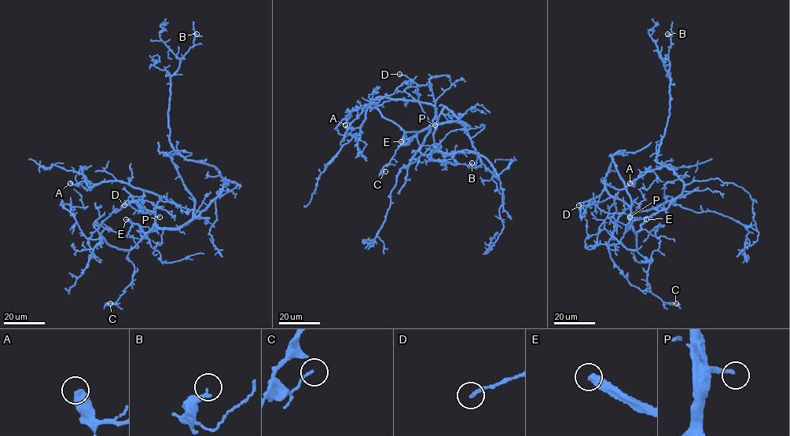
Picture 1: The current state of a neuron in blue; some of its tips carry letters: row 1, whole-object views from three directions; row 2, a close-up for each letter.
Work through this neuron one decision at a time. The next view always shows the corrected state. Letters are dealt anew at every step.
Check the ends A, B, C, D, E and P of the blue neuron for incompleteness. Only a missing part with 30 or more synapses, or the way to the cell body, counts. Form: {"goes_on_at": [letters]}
{"goes_on_at": ["E", "P"]}

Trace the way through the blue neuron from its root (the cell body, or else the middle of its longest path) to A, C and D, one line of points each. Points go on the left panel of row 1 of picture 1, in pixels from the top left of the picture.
A: (196, 218), (176, 228), (159, 228), (157, 195), (119, 181), (101, 181), (90, 189), (84, 181), (70, 183)
C: (196, 218), (176, 228), (152, 227), (127, 254), (134, 268), (132, 283), (115, 302), (110, 303)
D: (196, 218), (176, 228), (158, 227), (155, 206), (161, 198), (145, 190), (141, 200), (124, 205)

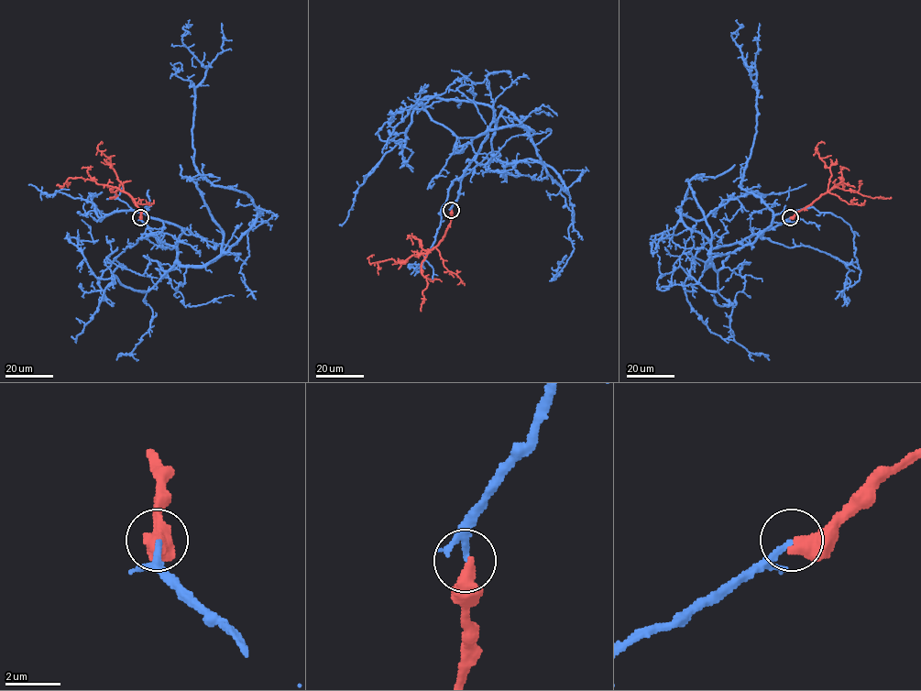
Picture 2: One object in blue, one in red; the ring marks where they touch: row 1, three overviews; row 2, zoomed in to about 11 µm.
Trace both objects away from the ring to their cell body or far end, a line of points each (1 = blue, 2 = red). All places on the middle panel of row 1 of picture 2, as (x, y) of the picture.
1: (451, 210), (487, 129), (521, 126), (567, 192), (542, 162), (502, 176), (518, 174), (500, 157)
2: (451, 211), (443, 238), (427, 253), (411, 256), (405, 262), (392, 258), (370, 264), (368, 257), (374, 255)

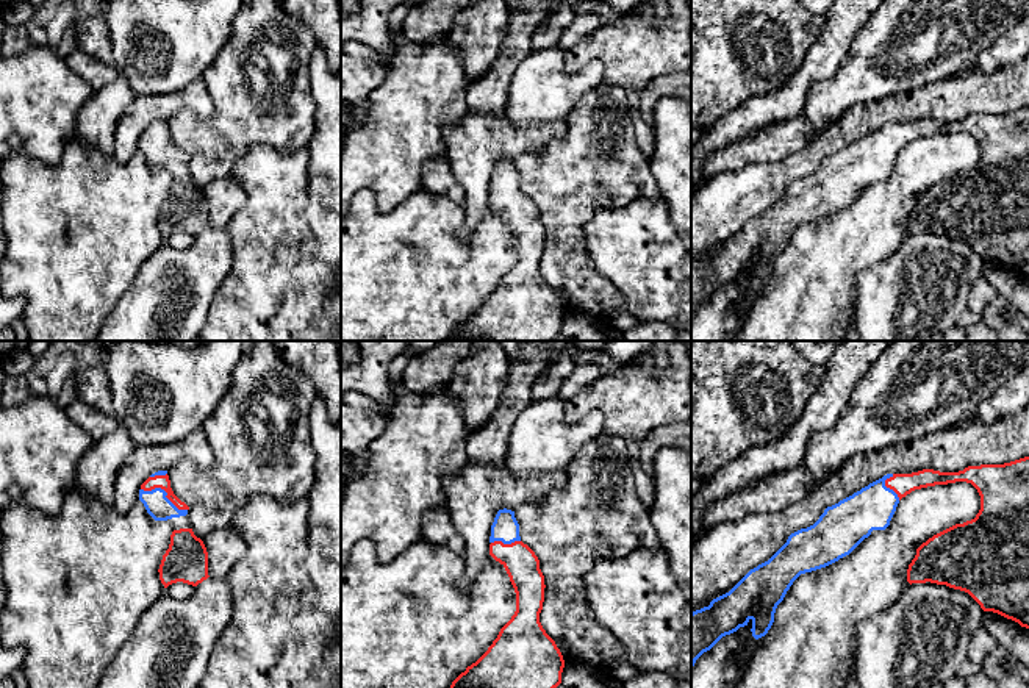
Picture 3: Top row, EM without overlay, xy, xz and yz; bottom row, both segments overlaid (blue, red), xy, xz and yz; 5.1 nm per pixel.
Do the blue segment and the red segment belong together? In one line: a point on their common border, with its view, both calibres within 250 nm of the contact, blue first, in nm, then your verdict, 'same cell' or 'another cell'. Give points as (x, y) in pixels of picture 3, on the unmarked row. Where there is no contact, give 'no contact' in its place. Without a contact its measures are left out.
contact xy (166, 143); calibres 120 and 70 nm; same cell

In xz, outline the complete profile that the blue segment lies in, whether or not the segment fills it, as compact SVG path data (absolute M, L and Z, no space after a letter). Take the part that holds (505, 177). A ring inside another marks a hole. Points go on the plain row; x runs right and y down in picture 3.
M507 158L497 161L489 192L489 205L505 217L514 238L516 261L488 300L468 316L447 341L552 341L561 333L565 310L540 272L546 238L544 225L535 202L521 191L514 161Z

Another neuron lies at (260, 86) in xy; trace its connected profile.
M244 0L233 20L230 39L206 67L205 81L213 100L213 113L200 119L191 109L181 109L167 120L174 144L189 156L189 172L194 185L206 185L231 174L238 159L255 144L267 144L281 155L305 149L314 133L316 103L311 95L310 61L316 48L314 34L297 23L277 0Z

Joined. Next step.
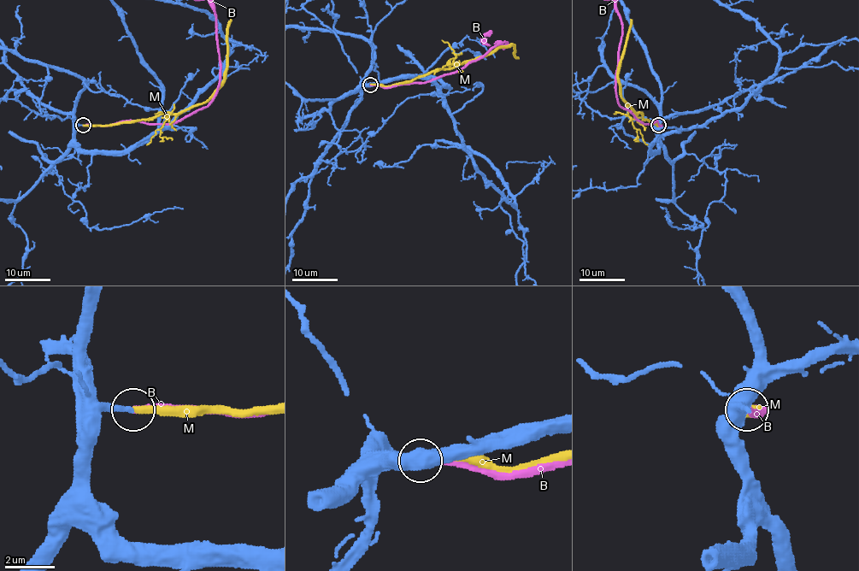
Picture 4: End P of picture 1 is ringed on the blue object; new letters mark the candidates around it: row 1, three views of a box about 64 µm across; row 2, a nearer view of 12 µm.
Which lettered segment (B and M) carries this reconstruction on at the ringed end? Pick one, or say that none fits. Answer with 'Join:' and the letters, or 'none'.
Join: B

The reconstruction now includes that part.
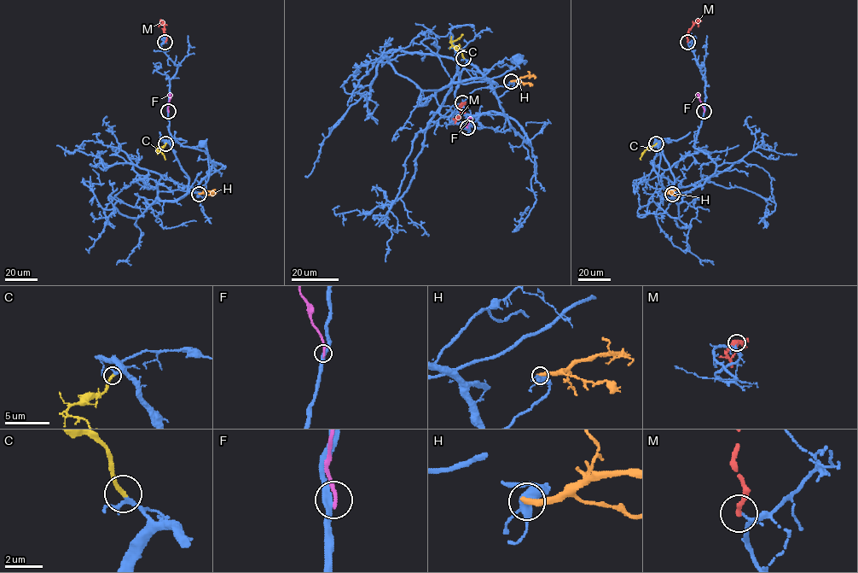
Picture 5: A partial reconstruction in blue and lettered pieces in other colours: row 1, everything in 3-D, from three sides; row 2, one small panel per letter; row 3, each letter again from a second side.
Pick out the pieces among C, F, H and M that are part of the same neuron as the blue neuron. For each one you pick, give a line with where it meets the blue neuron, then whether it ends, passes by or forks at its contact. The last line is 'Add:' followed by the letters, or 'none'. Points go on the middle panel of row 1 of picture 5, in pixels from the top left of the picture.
C: Touches blue at (463, 58). It ends there
Add: C

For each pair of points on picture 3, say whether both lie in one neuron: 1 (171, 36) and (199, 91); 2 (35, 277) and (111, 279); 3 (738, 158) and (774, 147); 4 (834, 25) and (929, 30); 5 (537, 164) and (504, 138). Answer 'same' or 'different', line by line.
1: different
2: same
3: same
4: different
5: different

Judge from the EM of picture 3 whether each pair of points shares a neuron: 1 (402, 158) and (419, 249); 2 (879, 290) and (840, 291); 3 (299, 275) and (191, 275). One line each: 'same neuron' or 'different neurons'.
1: different neurons
2: different neurons
3: different neurons

